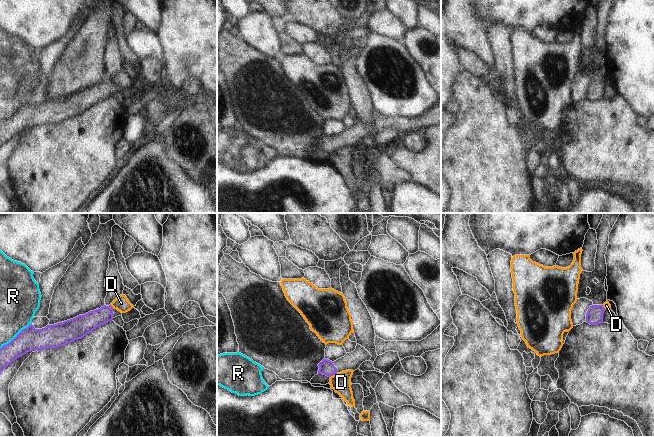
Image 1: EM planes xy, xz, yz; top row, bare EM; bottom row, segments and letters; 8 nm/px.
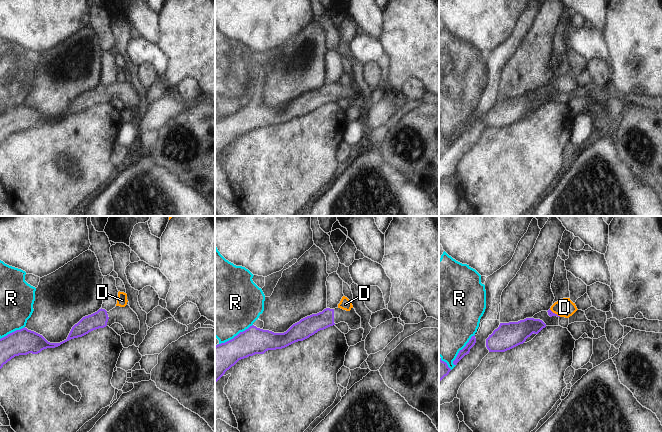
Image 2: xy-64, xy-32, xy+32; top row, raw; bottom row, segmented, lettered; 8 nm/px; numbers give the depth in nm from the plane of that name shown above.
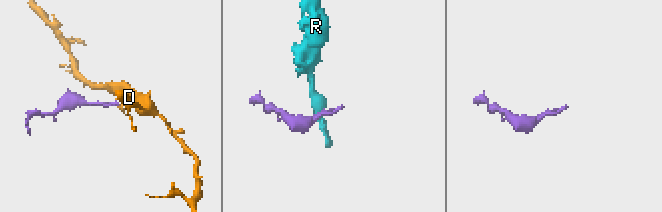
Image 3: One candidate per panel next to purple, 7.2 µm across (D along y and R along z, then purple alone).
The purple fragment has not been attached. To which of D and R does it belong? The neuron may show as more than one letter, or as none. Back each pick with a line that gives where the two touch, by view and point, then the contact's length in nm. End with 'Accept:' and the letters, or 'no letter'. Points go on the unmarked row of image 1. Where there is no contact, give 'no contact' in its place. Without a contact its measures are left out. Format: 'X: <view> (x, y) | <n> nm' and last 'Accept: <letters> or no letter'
Accept: no letter

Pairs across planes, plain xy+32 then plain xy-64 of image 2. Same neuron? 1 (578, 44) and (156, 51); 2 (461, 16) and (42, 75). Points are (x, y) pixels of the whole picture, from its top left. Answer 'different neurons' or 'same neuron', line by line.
1: same neuron
2: different neurons

